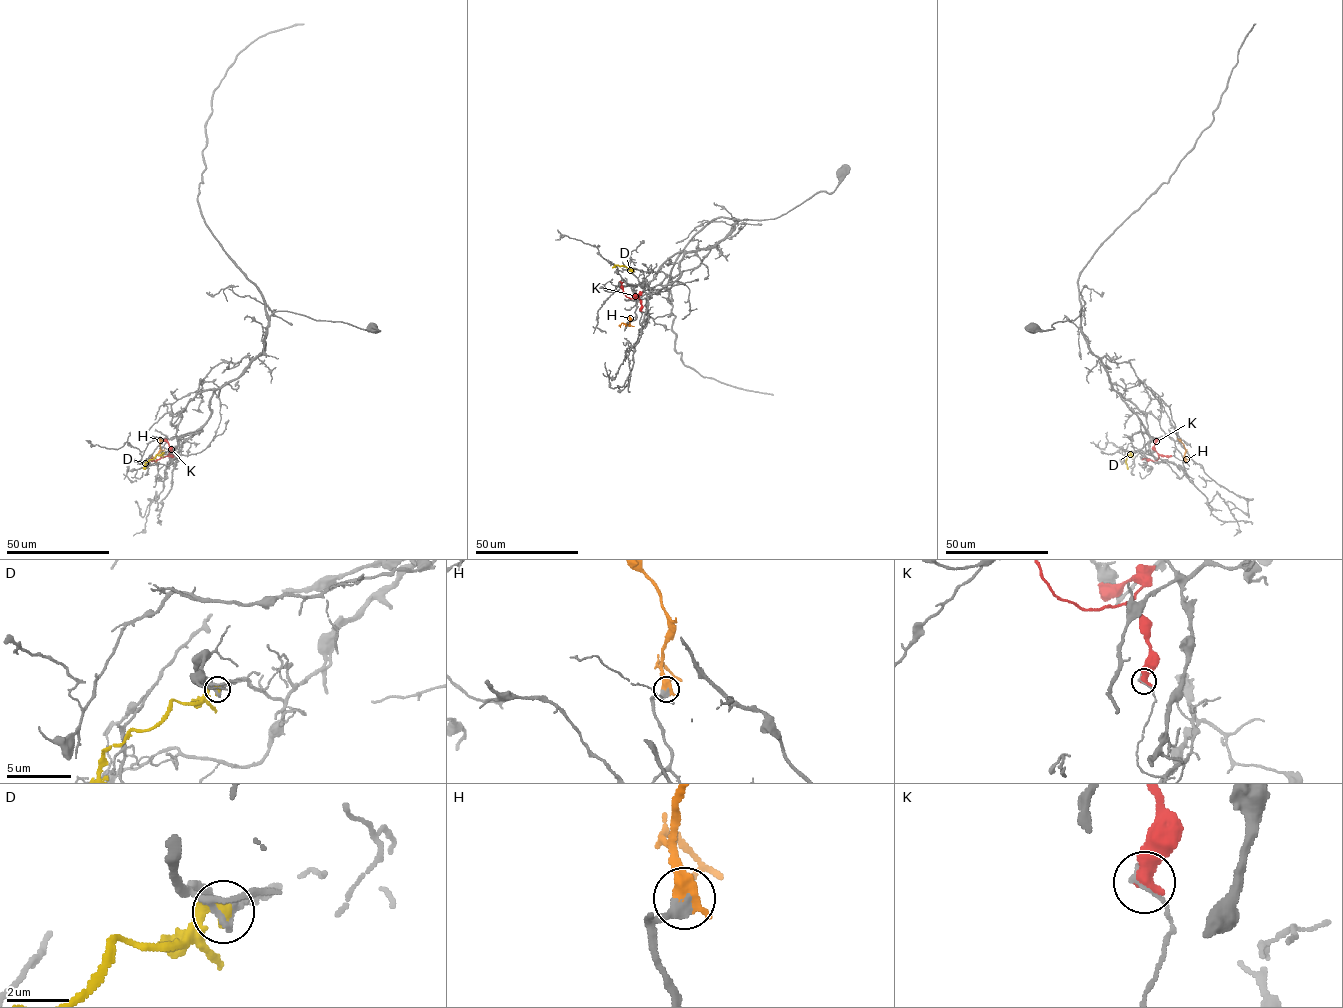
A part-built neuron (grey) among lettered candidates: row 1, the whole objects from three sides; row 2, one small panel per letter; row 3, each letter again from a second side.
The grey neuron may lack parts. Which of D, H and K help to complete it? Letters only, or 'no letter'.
H

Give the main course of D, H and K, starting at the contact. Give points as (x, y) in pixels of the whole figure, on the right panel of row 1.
D: (1130, 453), (1126, 458), (1127, 469)
H: (1185, 461), (1184, 446), (1176, 438)
K: (1171, 456), (1160, 454), (1156, 461), (1141, 459)

